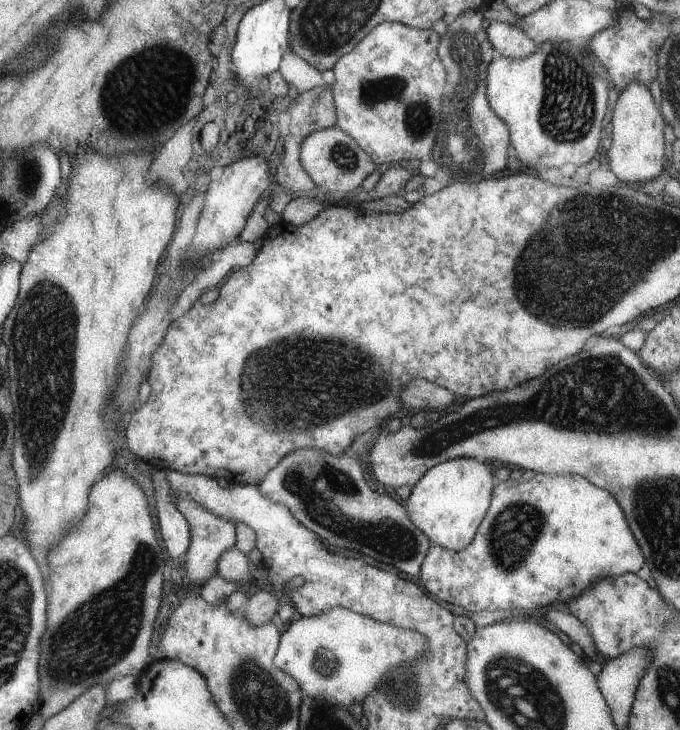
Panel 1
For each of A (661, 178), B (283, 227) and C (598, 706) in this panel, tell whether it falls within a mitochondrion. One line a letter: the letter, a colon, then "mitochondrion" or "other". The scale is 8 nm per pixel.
A: other
B: other
C: other

